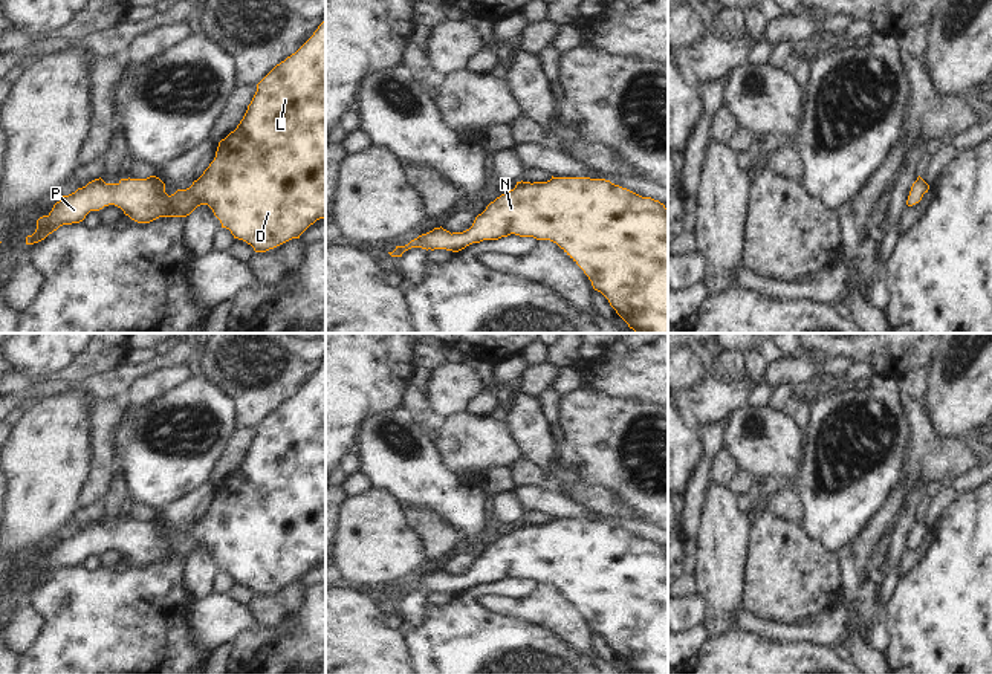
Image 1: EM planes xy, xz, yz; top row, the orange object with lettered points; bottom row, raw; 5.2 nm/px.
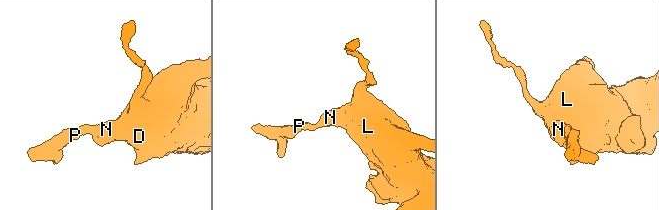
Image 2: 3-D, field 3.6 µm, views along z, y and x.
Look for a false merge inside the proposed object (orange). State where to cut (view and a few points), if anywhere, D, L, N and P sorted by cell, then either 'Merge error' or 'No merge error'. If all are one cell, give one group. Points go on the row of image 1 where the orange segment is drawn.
No split. Groups: D L N P. No merge error.

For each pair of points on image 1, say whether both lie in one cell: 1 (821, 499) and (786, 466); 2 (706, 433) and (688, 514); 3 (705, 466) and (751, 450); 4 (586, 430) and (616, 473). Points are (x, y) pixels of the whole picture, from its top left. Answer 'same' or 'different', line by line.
1: different
2: same
3: different
4: same

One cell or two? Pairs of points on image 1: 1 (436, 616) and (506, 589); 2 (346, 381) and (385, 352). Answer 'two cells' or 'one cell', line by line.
1: one cell
2: one cell

